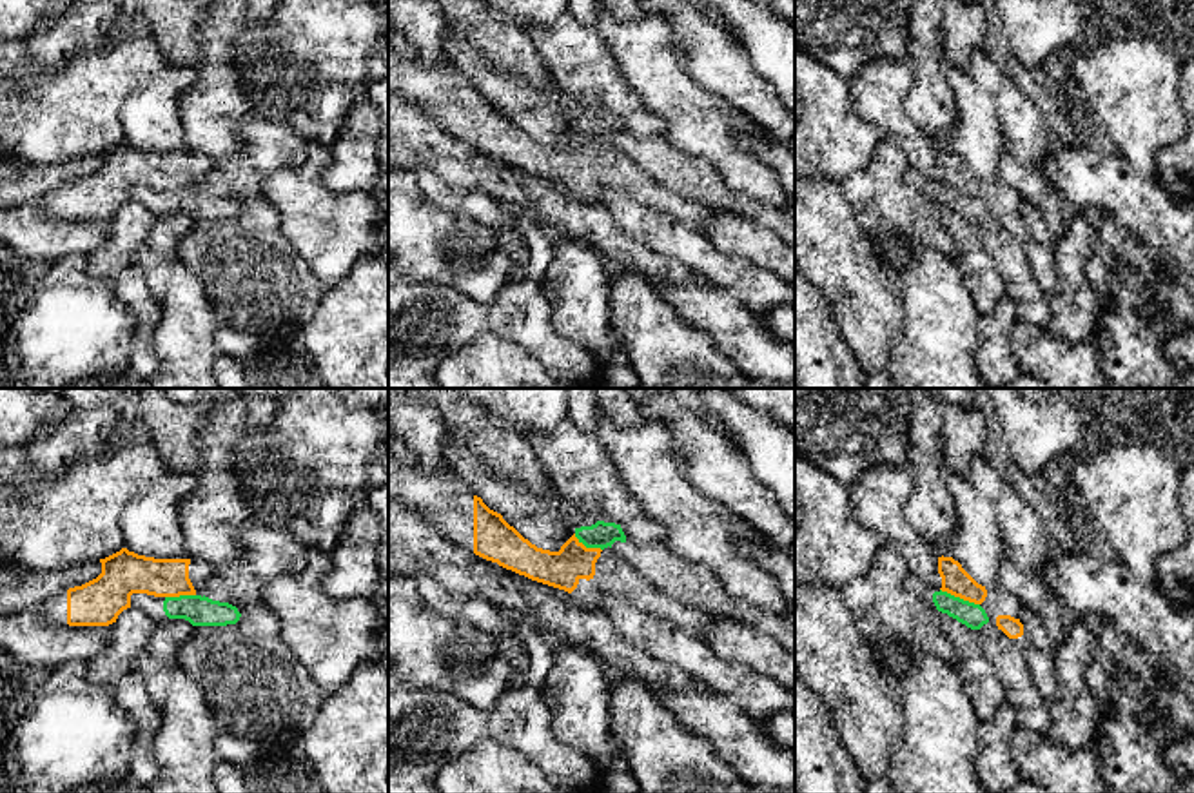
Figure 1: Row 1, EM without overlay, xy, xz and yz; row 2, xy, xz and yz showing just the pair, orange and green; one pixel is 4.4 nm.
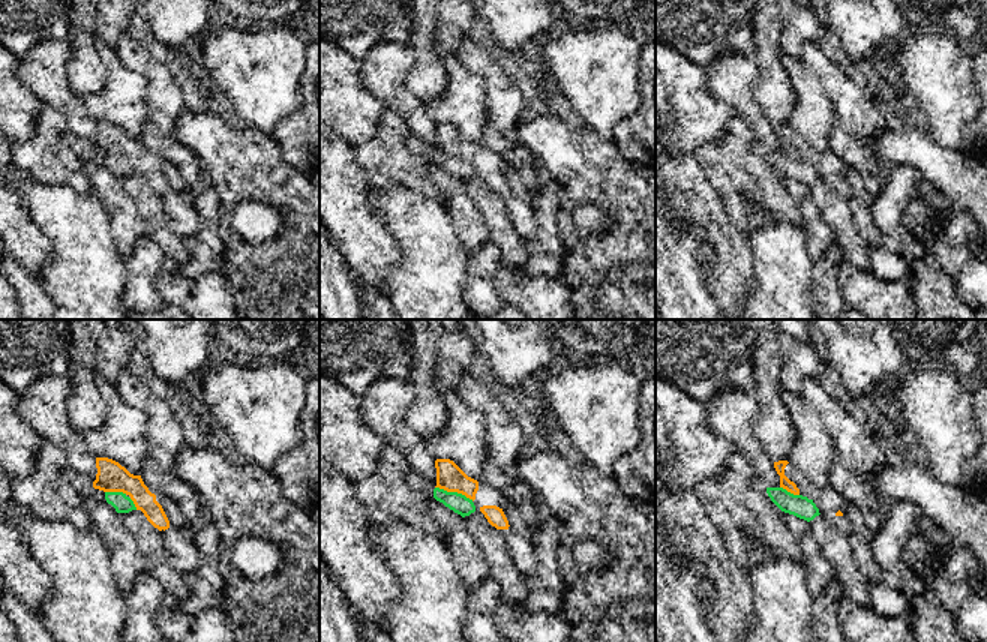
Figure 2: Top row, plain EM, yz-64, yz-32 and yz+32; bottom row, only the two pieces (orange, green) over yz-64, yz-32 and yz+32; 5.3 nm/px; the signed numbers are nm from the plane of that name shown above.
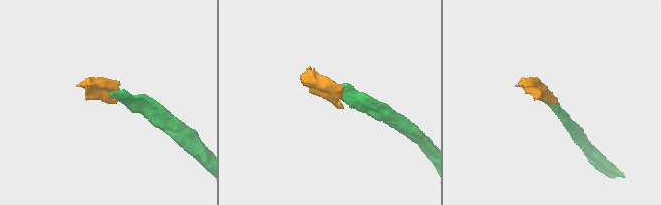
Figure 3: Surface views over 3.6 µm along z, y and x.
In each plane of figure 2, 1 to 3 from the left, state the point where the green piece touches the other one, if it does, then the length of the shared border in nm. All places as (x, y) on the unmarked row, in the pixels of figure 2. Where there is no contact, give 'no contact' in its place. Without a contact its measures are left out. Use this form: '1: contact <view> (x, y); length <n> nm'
1: contact yz-64 (116, 155); length 120 nm
2: contact yz-32 (455, 155); length 220 nm
3: contact yz+32 (789, 155); length 120 nm

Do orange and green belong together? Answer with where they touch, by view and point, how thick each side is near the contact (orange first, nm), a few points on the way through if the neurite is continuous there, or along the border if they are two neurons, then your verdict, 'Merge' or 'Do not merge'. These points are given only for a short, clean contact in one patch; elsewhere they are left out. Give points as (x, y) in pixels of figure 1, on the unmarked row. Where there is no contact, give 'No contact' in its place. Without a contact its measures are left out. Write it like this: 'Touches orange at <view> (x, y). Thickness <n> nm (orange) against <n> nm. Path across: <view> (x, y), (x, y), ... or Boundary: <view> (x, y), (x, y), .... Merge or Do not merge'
Touches orange at yz (960, 191). Thickness 120 nm (orange) against 110 nm. Boundary: yz (940, 182), (978, 198). Do not merge

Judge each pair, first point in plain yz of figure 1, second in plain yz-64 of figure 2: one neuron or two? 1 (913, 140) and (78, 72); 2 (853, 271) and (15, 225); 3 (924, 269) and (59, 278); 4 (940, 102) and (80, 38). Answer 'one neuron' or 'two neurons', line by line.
1: two neurons
2: one neuron
3: one neuron
4: one neuron

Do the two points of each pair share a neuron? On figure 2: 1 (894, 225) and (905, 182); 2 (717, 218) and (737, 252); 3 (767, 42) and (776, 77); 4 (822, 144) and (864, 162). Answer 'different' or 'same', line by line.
1: same
2: same
3: same
4: different

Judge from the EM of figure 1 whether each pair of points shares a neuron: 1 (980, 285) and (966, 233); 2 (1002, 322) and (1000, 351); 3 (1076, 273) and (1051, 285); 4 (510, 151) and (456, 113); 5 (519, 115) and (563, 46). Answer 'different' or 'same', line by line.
1: same
2: same
3: different
4: same
5: different

